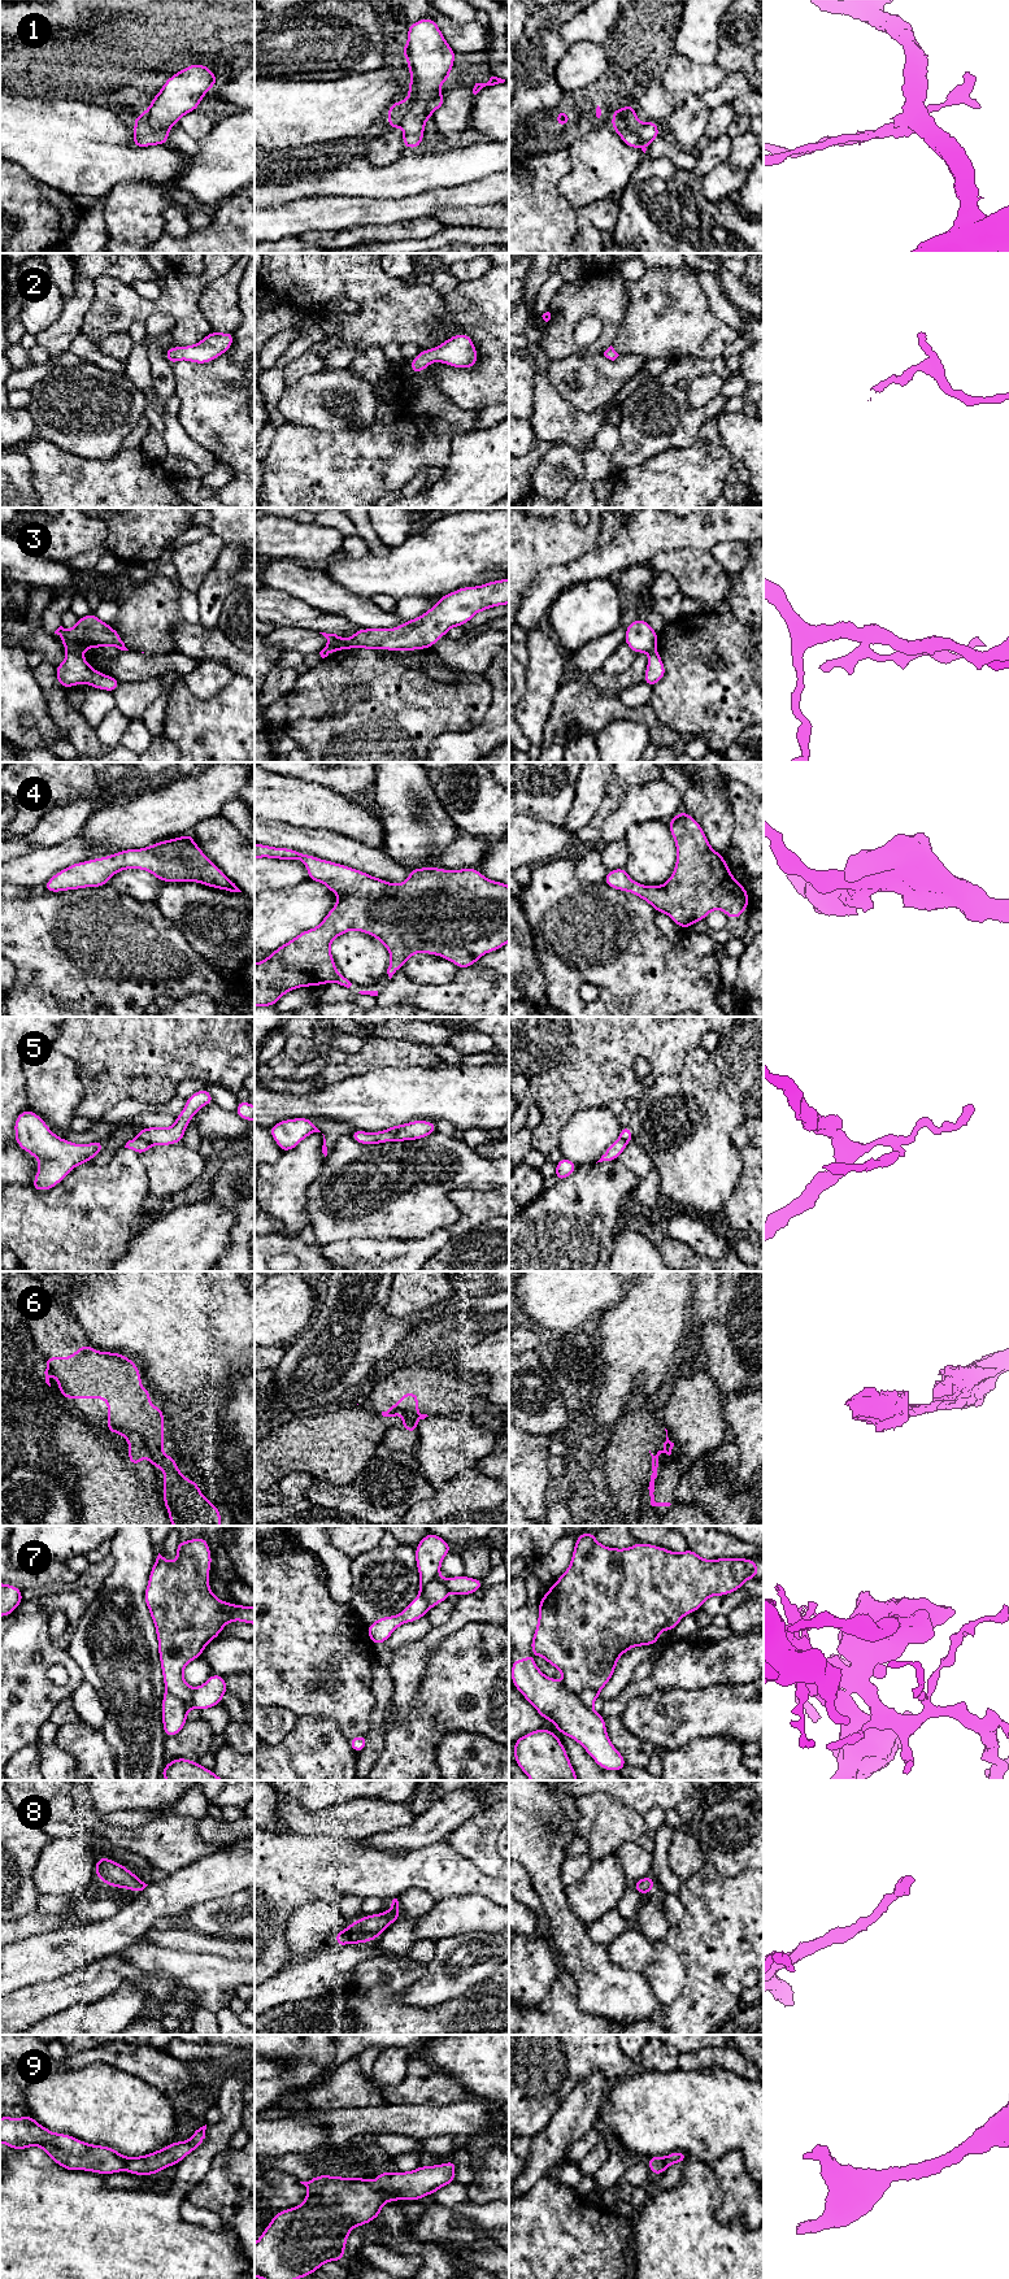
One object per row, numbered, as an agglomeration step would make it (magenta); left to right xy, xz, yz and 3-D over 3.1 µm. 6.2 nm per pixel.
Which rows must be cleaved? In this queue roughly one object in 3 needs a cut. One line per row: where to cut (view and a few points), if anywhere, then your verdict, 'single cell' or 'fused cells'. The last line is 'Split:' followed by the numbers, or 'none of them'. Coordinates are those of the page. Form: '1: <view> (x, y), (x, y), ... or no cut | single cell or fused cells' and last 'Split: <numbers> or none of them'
1: yz (613, 114), (620, 114), (623, 118), (639, 136), (642, 147) | fused cells
2: no cut | single cell
3: xy (66, 649), (79, 652) | fused cells
4: no cut | single cell
5: no cut | single cell
6: no cut | single cell
7: yz (562, 1683), (568, 1691), (577, 1695), (587, 1688), (599, 1692) | fused cells
8: no cut | single cell
9: no cut | single cell
Split: 1, 3, 7

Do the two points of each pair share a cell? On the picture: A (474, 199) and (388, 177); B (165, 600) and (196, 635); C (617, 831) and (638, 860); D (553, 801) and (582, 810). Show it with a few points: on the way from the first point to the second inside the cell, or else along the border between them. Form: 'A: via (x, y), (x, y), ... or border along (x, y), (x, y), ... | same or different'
A: border along (466, 182), (459, 186), (425, 190), (407, 196) | different
B: border along (183, 618), (172, 633), (174, 649) | different
C: border along (647, 821), (633, 823), (627, 829), (623, 840) | different
D: border along (578, 777), (574, 801), (565, 825) | different

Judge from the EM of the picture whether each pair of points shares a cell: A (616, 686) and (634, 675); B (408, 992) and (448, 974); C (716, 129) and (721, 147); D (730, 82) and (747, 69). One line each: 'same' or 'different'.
A: same
B: different
C: different
D: different

